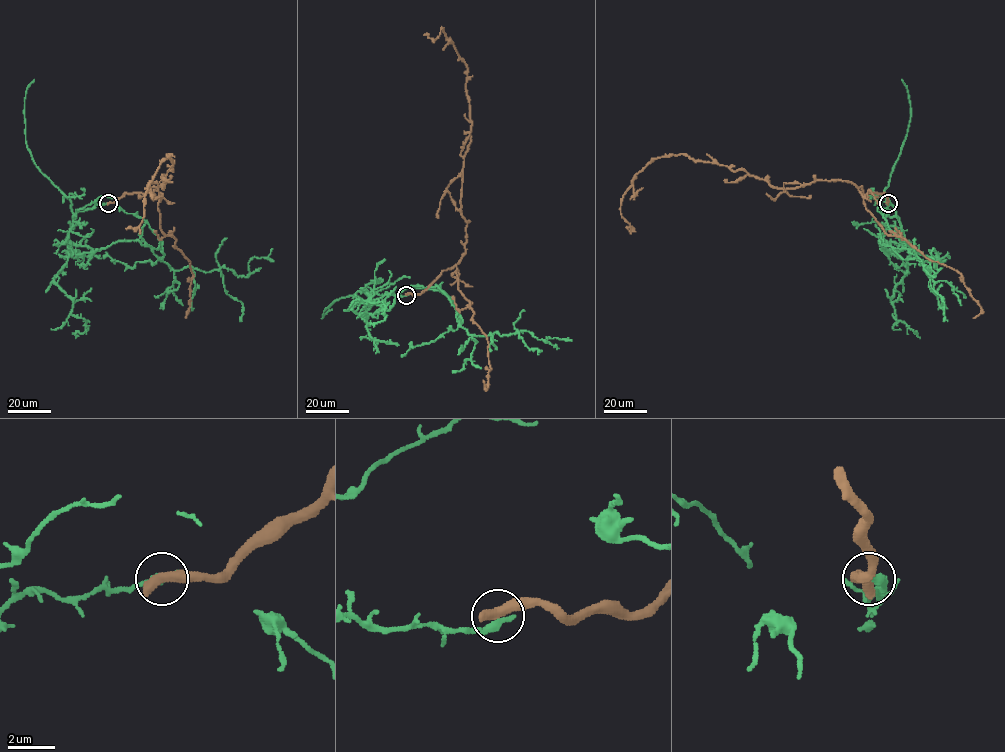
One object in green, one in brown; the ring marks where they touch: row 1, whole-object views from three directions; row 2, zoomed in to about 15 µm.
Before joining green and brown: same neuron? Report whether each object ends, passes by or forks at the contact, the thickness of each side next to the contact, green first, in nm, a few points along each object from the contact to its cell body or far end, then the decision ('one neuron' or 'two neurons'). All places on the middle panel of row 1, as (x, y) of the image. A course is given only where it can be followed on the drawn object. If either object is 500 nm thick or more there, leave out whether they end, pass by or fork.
380/600 nm | green via (407, 295), (375, 293), (366, 311), (389, 309), (407, 287), (437, 286), (472, 335), (523, 331), (570, 340) | brown via (407, 294), (452, 268), (466, 241), (467, 67), (442, 27), (435, 39), (424, 35) | two neurons

